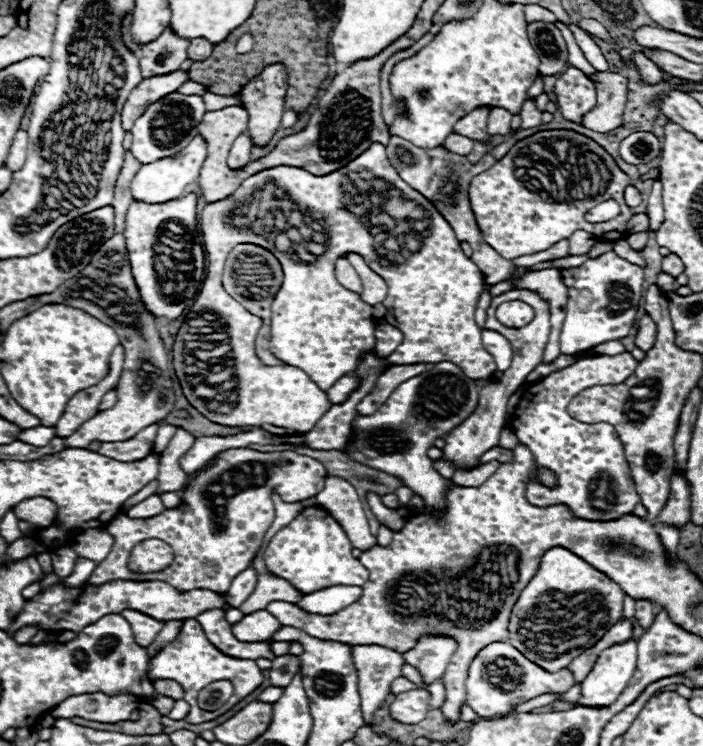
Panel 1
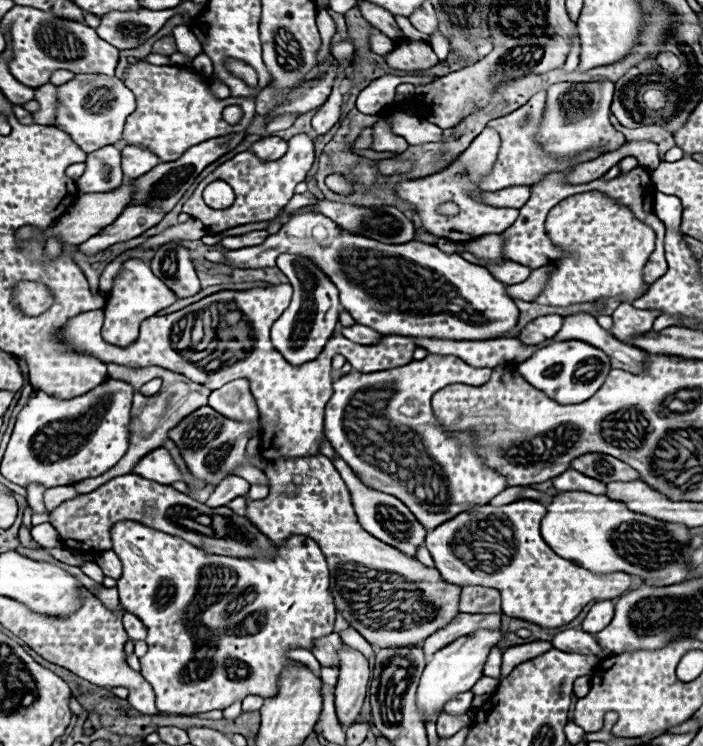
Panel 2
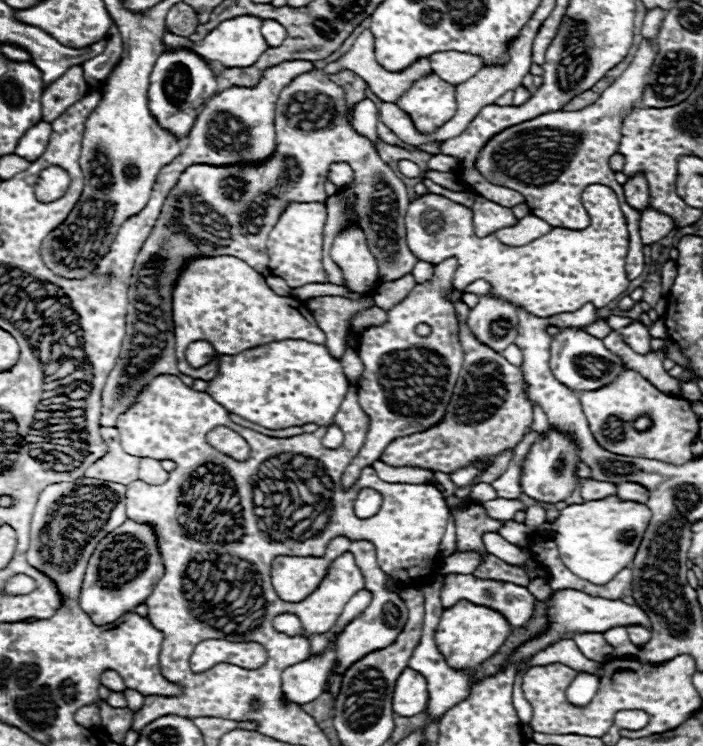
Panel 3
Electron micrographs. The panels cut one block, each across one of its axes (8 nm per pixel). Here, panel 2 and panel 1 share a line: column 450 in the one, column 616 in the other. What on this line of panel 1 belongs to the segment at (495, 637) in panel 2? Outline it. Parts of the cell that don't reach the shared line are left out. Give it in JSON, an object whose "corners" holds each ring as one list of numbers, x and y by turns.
{"corners":[[634,638,602,650,592,672,582,682,582,700,576,706,610,706,628,686,636,660,638,642]]}

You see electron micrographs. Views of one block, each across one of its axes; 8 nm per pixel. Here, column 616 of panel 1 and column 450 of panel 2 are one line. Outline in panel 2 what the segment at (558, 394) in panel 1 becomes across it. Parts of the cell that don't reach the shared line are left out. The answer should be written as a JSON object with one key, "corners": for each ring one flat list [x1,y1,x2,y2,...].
{"corners":[[428,354,424,360,412,360,408,366,400,366,400,370,382,370,376,374,360,374,352,370,346,376,334,380,332,384,334,394,324,410,324,434,334,446,334,450,340,452,348,466,356,474,360,474,366,484,400,498,412,510,412,514,420,518,420,524,428,526,428,530,434,530,436,526,440,526,448,518,454,518,460,512,488,504,496,494,508,488,504,476,488,470,484,464,480,464,480,458,476,458,476,452,472,448,474,434,446,432,438,424,430,408,432,394,442,386,456,382,479,387,490,380,490,374,490,368,476,370,456,356,440,354]]}

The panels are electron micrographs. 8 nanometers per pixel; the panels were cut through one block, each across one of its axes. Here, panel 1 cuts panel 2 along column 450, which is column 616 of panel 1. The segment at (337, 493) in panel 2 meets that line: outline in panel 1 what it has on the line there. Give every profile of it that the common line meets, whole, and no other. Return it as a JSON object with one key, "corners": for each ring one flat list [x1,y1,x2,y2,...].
{"corners":[[560,546,550,548,542,556,538,572,534,574,534,578,528,582,528,586,520,592,520,598,516,600,516,606,508,622,508,630,510,630,508,642,516,650,520,650,528,660,536,662,544,670,558,672,564,666,568,666,576,656,580,656,584,650,592,648,608,632,608,628,622,618,622,600,624,600,622,588,616,582,612,582,606,574,598,572,596,568,592,568,588,562,584,562,582,558,578,558,566,548]]}

